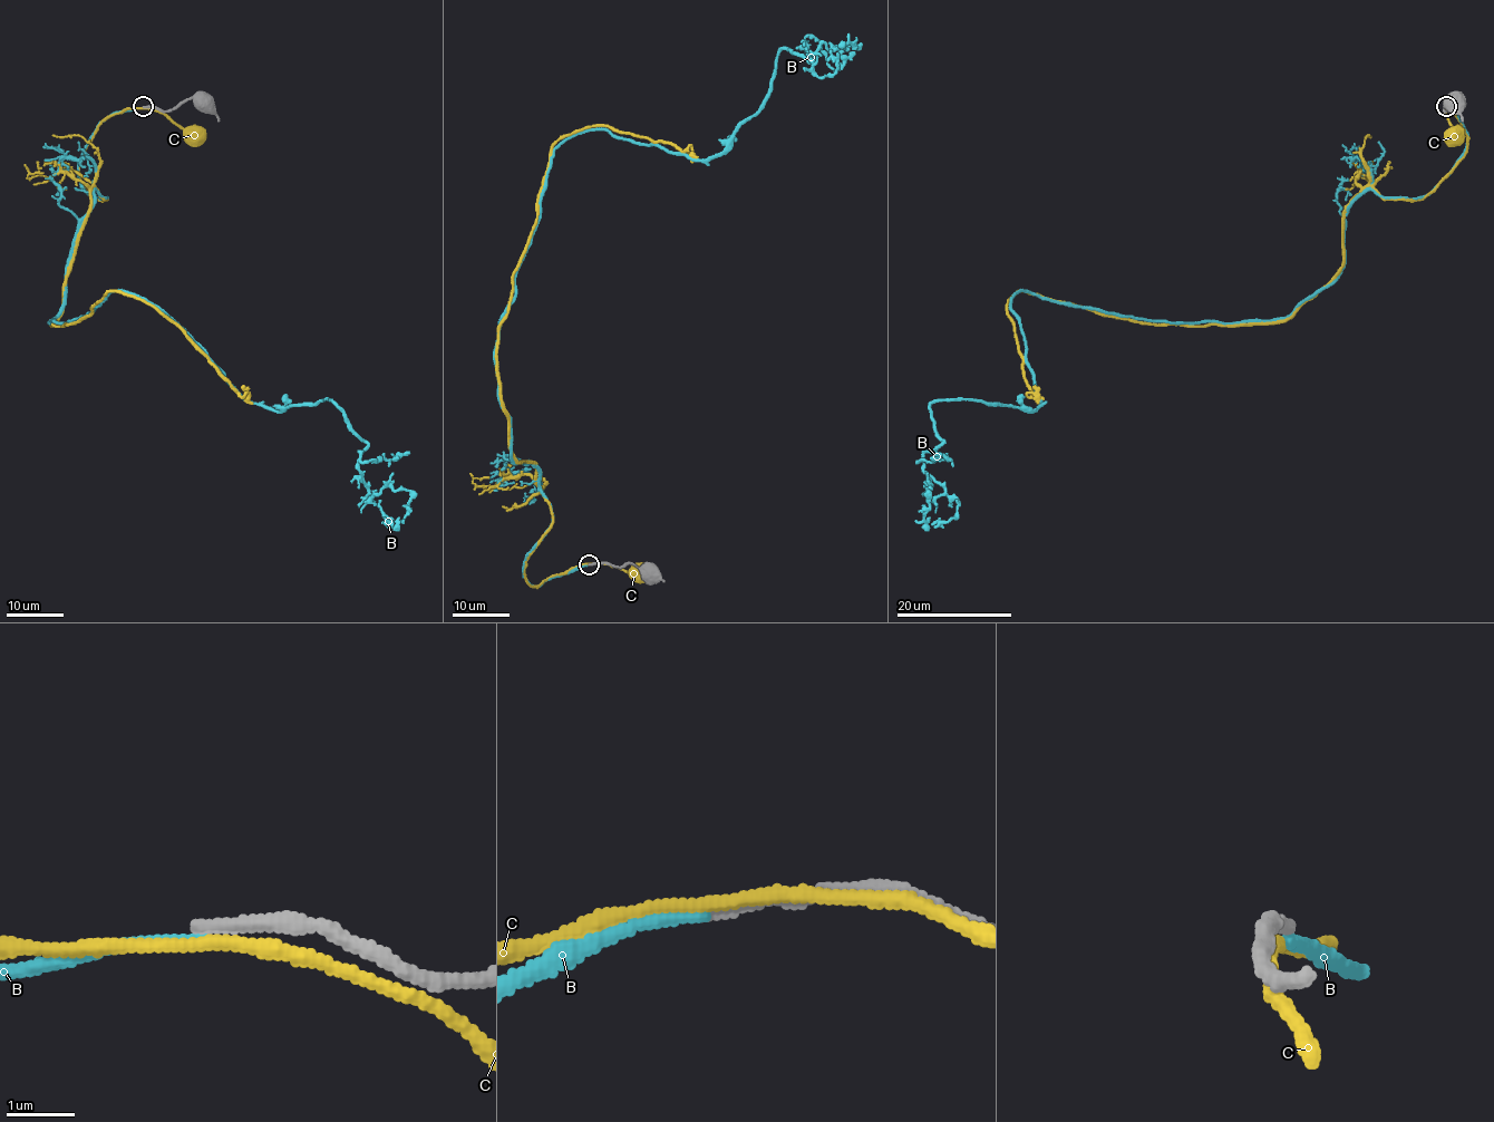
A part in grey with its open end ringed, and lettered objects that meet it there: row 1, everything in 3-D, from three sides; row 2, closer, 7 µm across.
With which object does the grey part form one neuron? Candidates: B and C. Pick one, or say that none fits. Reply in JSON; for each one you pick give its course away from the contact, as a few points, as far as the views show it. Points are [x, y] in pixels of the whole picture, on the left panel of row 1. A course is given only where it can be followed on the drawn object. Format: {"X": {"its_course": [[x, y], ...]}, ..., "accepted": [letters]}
{"accepted": []}

